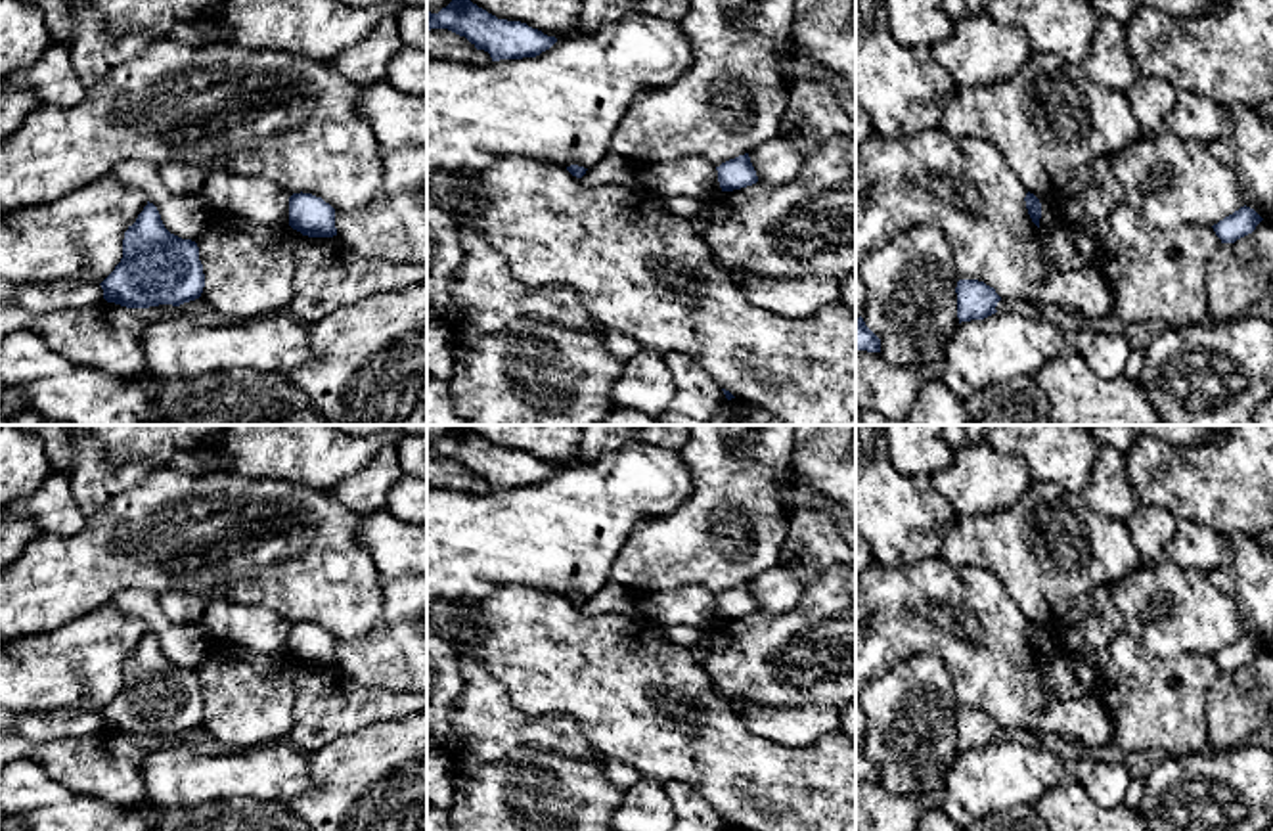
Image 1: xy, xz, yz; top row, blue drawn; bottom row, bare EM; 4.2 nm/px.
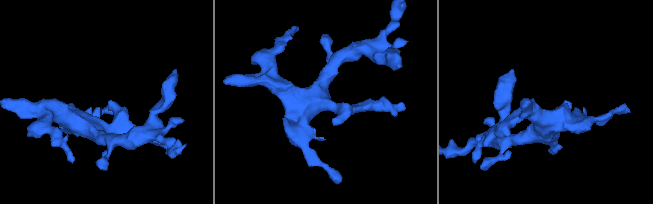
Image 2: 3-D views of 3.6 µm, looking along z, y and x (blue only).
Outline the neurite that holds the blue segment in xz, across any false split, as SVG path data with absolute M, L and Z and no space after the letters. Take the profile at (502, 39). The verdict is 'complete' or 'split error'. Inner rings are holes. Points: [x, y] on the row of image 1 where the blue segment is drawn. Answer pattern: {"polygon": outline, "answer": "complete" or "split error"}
{"polygon": "M452 0L438 13L427 11L431 29L465 36L477 50L488 52L492 61L536 57L557 42L526 23L498 19L471 0Z", "answer": "complete"}

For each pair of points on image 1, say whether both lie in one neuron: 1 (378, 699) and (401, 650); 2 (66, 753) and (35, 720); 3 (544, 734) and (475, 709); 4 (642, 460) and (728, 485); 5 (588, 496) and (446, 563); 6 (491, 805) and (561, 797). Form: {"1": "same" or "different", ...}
{"1": "different", "2": "different", "3": "same", "4": "different", "5": "same", "6": "same"}

